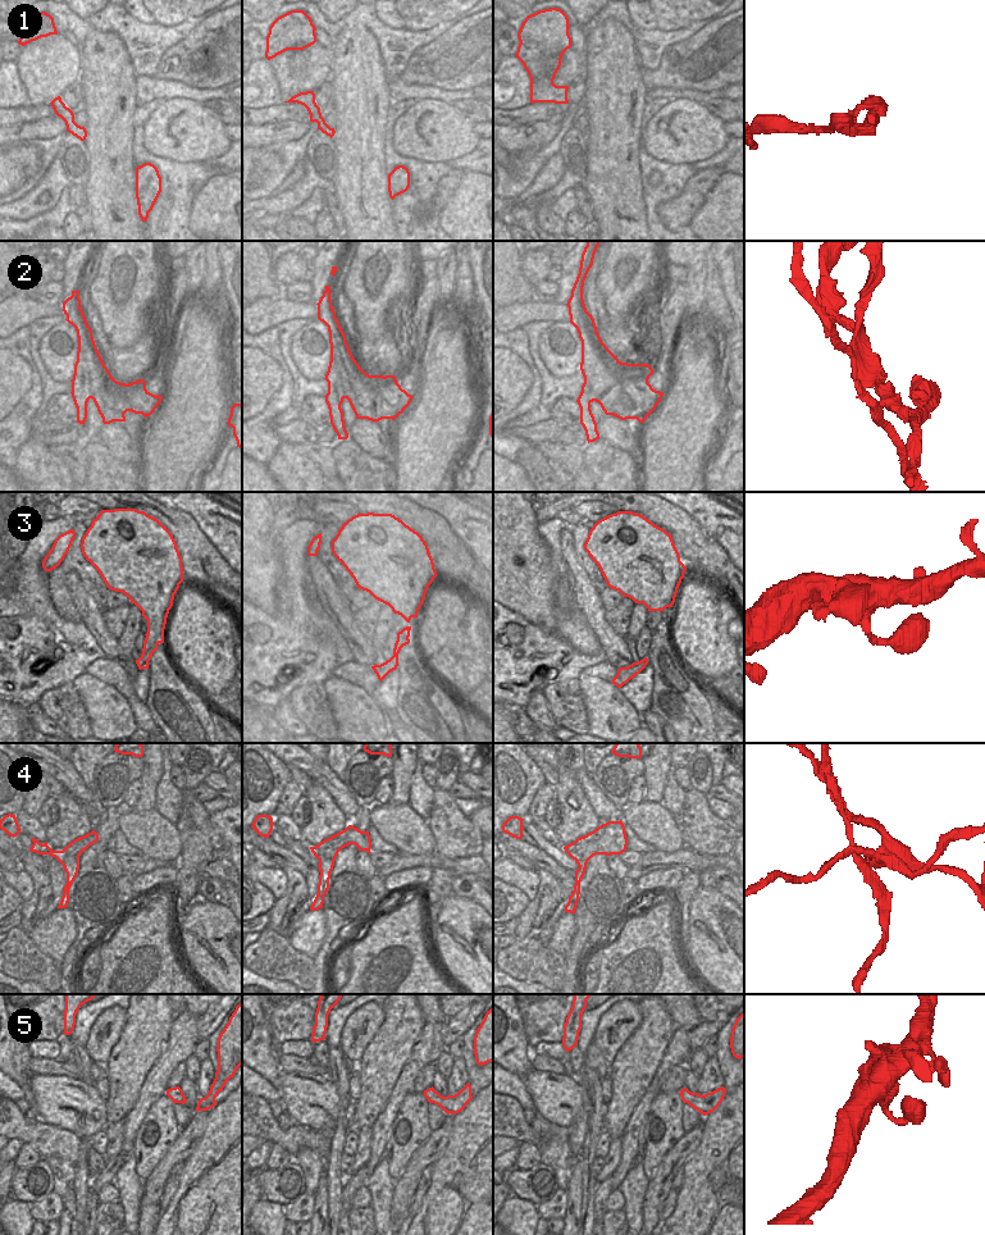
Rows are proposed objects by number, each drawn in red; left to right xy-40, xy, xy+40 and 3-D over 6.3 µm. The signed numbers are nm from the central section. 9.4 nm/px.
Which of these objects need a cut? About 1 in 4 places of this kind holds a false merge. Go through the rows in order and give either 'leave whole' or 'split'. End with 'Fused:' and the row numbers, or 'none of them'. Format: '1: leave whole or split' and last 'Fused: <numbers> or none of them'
1: leave whole
2: split
3: leave whole
4: split
5: leave whole
Fused: 2, 4

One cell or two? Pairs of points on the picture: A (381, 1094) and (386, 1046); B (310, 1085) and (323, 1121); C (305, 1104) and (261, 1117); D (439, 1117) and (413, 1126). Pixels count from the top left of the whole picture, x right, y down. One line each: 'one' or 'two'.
A: one
B: one
C: two
D: two

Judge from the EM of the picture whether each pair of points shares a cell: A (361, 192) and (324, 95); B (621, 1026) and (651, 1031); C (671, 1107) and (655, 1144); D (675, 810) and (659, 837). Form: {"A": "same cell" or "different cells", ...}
{"A": "different cells", "B": "different cells", "C": "same cell", "D": "different cells"}

